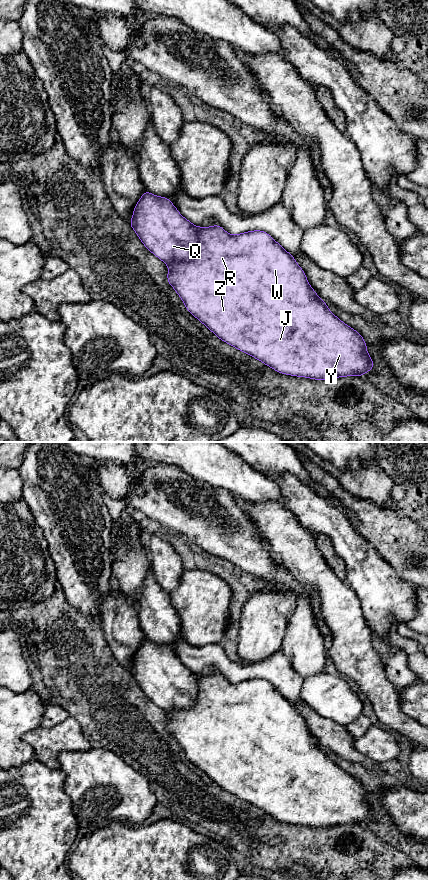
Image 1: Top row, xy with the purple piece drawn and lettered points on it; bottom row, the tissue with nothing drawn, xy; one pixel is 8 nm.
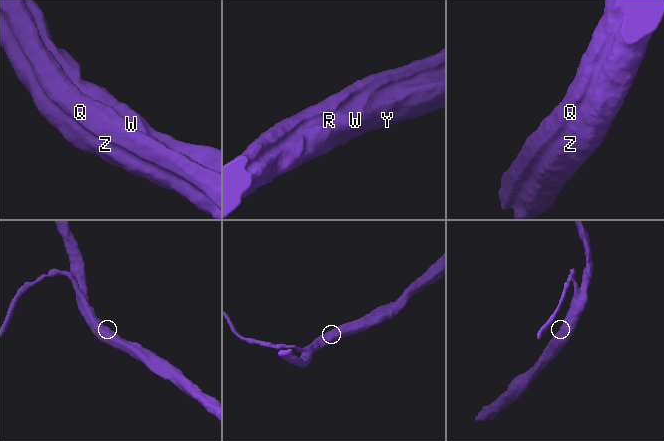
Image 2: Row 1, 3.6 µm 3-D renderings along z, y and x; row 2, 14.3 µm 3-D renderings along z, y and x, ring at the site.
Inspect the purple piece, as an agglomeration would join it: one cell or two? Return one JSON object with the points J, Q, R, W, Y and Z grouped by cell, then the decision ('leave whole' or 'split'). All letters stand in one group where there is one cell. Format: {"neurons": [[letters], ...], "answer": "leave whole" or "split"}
{"neurons": [["J", "Q", "R", "W", "Y", "Z"]], "answer": "leave whole"}

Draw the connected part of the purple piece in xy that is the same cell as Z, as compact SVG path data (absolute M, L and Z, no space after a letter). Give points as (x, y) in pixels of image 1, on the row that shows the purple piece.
M145 191L129 225L144 246L168 265L167 281L186 309L220 340L251 355L273 370L315 380L364 376L374 368L362 335L342 322L310 286L305 272L267 232L253 230L231 235L220 225L195 226L184 218L167 197Z

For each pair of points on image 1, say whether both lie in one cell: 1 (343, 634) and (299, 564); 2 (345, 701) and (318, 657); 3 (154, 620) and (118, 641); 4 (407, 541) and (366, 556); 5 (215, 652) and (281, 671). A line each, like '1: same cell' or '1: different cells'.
1: same cell
2: different cells
3: same cell
4: different cells
5: same cell

